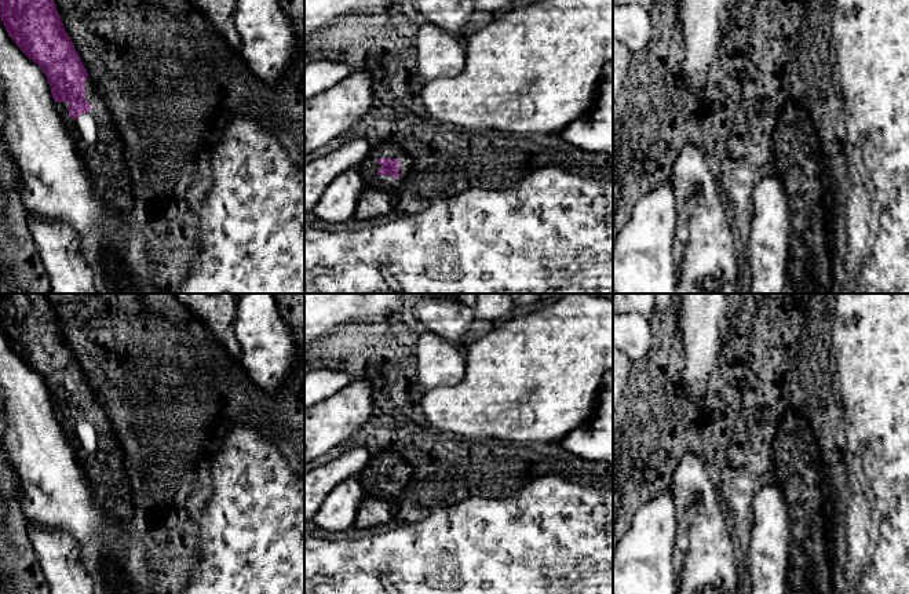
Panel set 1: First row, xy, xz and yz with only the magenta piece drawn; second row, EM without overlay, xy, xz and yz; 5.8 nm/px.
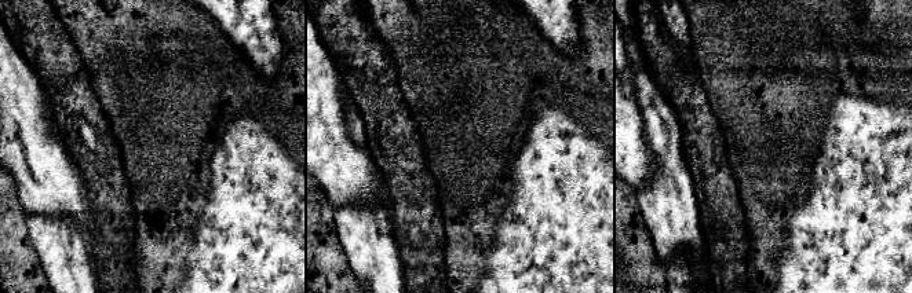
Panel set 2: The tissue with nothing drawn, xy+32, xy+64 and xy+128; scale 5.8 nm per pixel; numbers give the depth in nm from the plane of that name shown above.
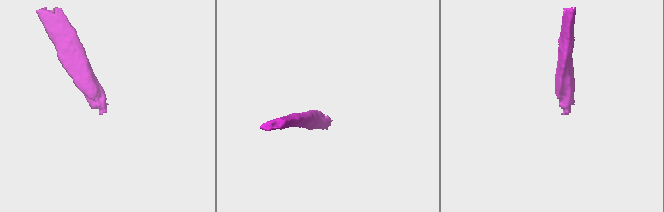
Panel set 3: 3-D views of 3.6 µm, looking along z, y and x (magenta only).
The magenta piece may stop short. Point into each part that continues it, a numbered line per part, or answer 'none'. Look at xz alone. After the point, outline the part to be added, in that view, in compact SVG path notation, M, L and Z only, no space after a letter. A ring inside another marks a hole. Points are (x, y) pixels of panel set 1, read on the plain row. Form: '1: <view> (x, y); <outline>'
1: xz (368, 478); M382 451L372 453L366 467L357 478L368 498L397 503L402 492L406 489L412 473L412 467L398 453ZM379 467L397 467L399 470L399 487L395 488L391 484L379 484L377 480L382 477L377 471Z

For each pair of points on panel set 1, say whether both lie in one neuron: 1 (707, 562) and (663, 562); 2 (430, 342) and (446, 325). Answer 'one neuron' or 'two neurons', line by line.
1: two neurons
2: two neurons

